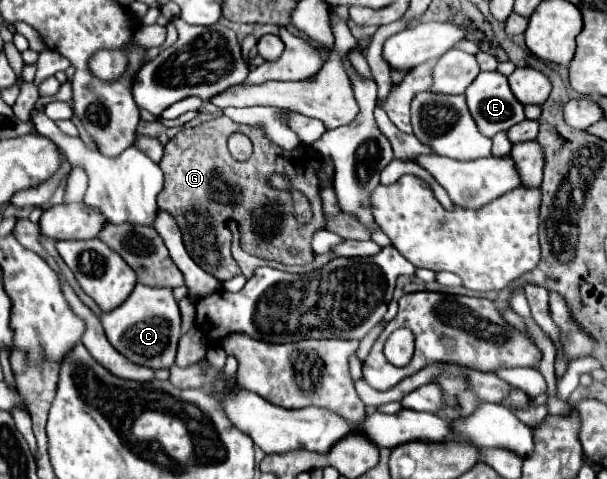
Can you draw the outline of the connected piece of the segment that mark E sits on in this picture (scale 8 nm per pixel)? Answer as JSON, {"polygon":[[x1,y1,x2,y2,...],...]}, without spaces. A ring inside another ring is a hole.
{"polygon":[[480,72,466,90,466,102,480,132,488,138,526,118,524,106,516,100,508,78,500,72]]}

